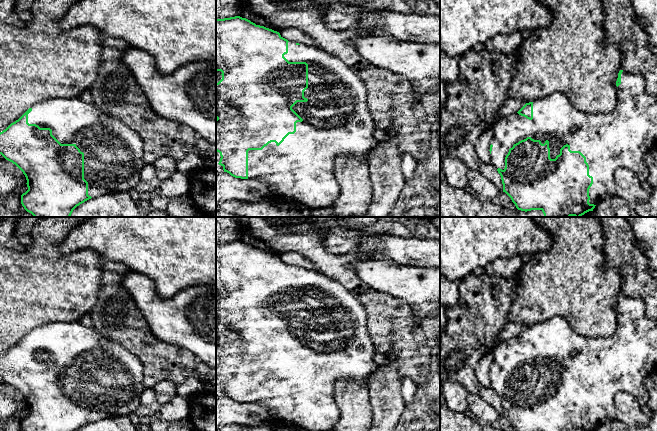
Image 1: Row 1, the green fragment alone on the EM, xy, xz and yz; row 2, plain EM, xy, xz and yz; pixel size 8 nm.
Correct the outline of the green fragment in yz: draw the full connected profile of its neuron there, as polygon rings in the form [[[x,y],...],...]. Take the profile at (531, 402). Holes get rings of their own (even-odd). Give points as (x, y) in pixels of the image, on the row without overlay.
[[[620,294],[617,327],[609,337],[592,338],[575,332],[568,321],[555,316],[526,327],[517,337],[501,341],[493,350],[490,388],[501,400],[503,416],[516,431],[595,431],[606,418],[616,419],[614,399],[619,392],[633,395],[640,407],[649,400],[644,381],[657,368],[657,319],[646,316],[645,303]]]

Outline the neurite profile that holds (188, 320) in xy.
[[[125,274],[119,284],[132,297],[153,335],[169,344],[185,348],[197,359],[216,369],[216,284],[192,286],[170,299],[162,298],[155,282],[144,274]]]

